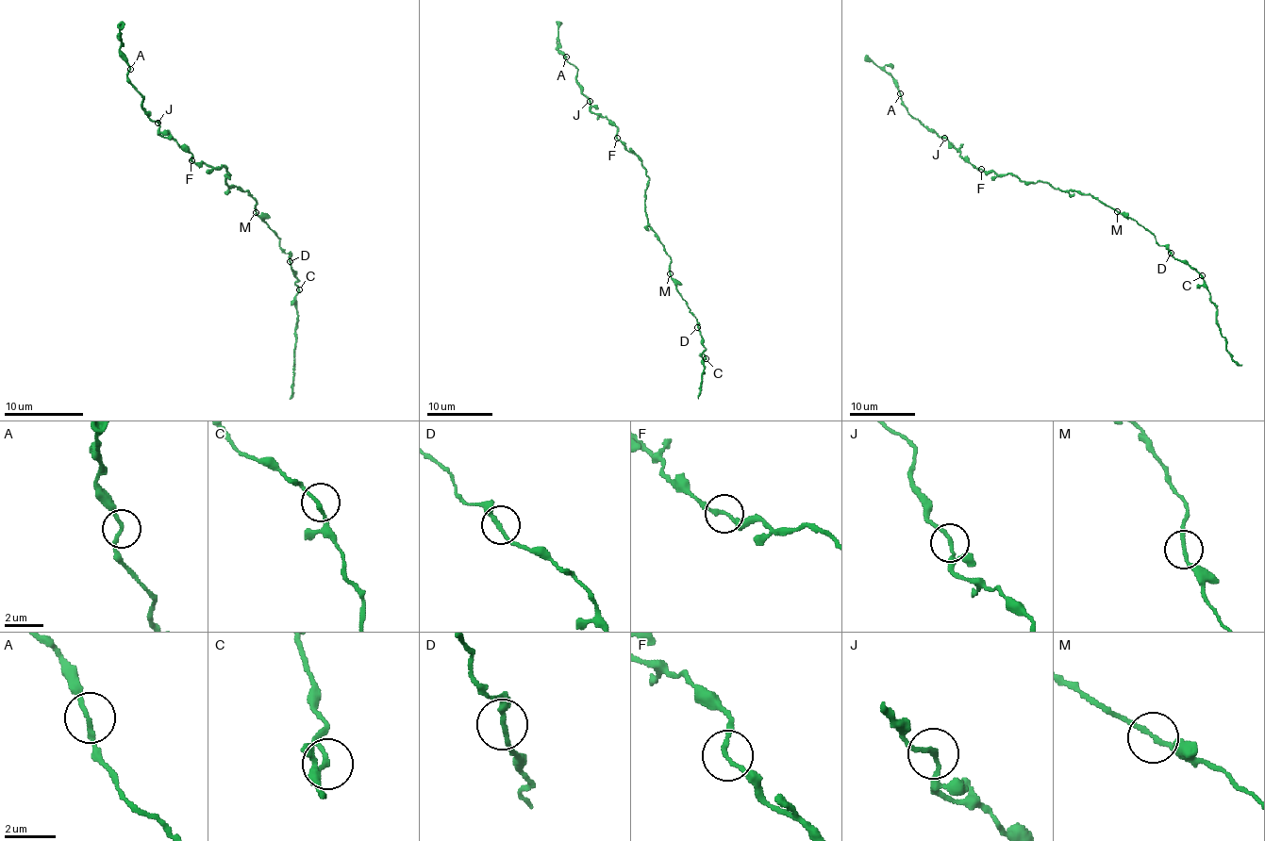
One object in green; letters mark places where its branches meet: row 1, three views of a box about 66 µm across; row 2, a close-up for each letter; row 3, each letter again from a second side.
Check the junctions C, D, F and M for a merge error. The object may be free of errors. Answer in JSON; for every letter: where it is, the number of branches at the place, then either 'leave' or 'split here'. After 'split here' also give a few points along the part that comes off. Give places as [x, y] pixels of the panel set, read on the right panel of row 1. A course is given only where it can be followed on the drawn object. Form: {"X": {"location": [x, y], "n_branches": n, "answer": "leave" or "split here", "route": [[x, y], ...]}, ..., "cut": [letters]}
{"C": {"location": [1202, 275], "n_branches": 2, "answer": "leave"}, "D": {"location": [1171, 253], "n_branches": 2, "answer": "leave"}, "F": {"location": [981, 169], "n_branches": 2, "answer": "leave"}, "M": {"location": [1117, 211], "n_branches": 2, "answer": "leave"}, "cut": []}

